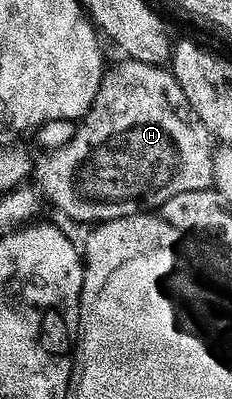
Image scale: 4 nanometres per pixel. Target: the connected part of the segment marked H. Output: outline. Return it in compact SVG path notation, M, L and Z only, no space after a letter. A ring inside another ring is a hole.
M123 58L121 62L105 68L96 97L82 123L80 119L75 126L72 141L49 152L47 159L36 167L36 187L41 198L60 214L85 225L150 213L161 208L168 197L176 197L176 193L204 189L214 182L216 147L210 130L196 117L192 105L188 105L188 97L184 97L184 89L180 89L173 71L135 59Z

